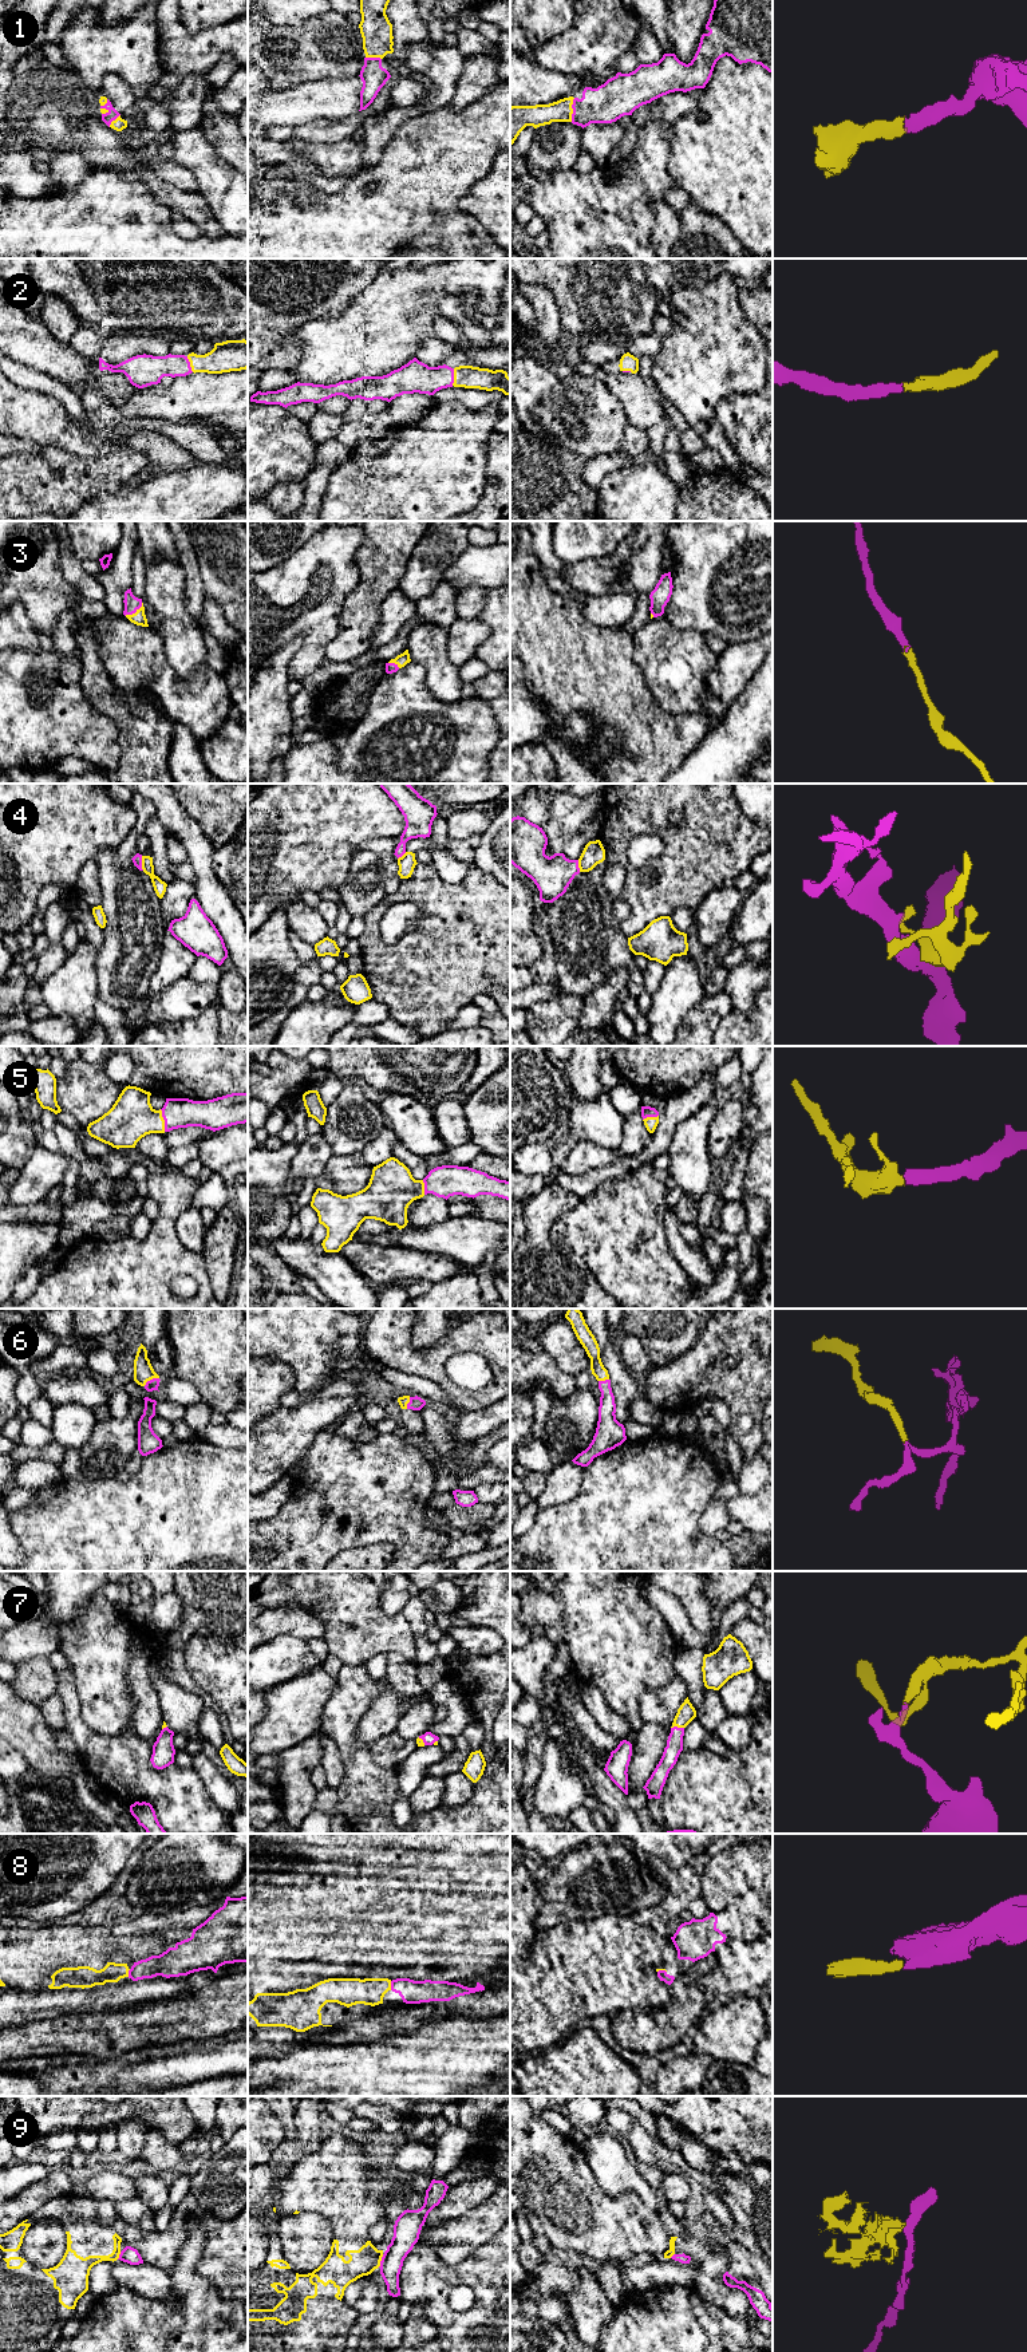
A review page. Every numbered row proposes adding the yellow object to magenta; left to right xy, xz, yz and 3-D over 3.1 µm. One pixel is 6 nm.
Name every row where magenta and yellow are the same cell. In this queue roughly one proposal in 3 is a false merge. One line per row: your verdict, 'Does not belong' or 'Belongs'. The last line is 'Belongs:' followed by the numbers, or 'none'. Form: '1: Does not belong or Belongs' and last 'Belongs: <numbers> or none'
1: Belongs
2: Belongs
3: Belongs
4: Does not belong
5: Belongs
6: Belongs
7: Belongs
8: Belongs
9: Does not belong
Belongs: 1, 2, 3, 5, 6, 7, 8

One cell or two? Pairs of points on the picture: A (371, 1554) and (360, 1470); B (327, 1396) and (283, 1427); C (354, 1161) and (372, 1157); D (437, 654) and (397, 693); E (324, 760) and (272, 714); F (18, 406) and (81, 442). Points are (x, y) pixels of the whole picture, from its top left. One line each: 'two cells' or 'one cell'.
A: two cells
B: one cell
C: two cells
D: two cells
E: two cells
F: one cell

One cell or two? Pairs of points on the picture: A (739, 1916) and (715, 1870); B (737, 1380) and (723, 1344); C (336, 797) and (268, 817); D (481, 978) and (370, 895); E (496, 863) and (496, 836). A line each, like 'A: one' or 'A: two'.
A: two
B: one
C: one
D: two
E: one

